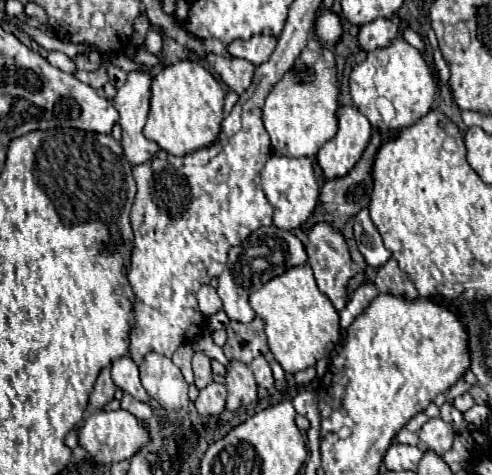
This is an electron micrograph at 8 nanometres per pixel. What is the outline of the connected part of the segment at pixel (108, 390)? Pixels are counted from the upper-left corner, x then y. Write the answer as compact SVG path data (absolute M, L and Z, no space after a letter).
M104 368L94 384L92 394L90 394L90 406L102 410L110 400L114 400L114 392L116 392L116 386L110 378L110 368Z

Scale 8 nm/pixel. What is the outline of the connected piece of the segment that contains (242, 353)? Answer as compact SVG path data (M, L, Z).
M254 318L248 324L230 322L226 332L228 332L228 340L222 346L222 350L224 350L226 358L230 358L230 360L250 364L254 358L269 351L260 318Z

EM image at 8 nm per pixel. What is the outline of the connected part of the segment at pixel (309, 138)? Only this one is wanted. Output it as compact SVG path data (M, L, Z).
M316 38L308 40L306 48L298 58L298 68L300 70L288 70L284 78L272 88L264 104L262 120L272 138L274 154L288 158L314 158L320 146L324 146L324 142L328 142L338 130L338 70L332 50L322 46Z

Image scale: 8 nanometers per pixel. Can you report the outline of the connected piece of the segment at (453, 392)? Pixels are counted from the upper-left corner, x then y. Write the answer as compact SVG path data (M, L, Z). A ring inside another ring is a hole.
M460 379L455 384L455 386L453 386L448 391L446 391L445 394L446 394L447 402L449 402L450 404L453 404L454 398L469 391L470 387L471 387L470 384L465 382L463 379Z

